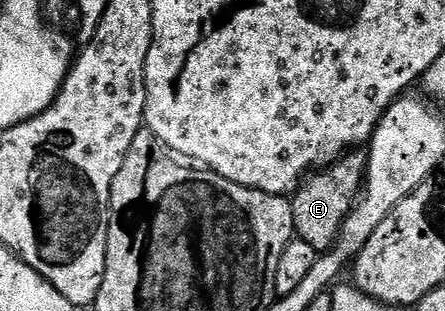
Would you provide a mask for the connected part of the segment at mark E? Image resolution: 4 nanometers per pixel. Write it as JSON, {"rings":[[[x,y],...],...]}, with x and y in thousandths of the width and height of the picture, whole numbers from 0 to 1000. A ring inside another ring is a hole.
{"rings":[[[782,486],[746,531],[701,553],[649,633],[663,762],[694,781],[710,817],[733,814],[762,765],[762,736],[809,630],[822,553],[825,498],[816,486]]]}

